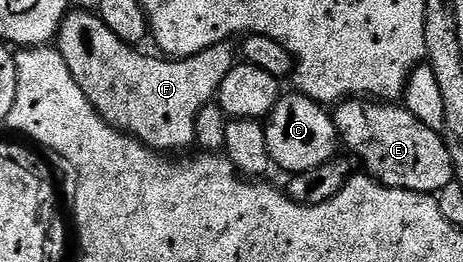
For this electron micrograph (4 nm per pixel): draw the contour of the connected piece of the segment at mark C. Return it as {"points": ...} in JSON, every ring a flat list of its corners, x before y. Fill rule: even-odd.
{"points":[[298,90,280,95,273,110,265,117,267,141,272,165,284,168,287,174,308,172,325,162,336,159,341,141,332,113,318,100,311,100]]}

